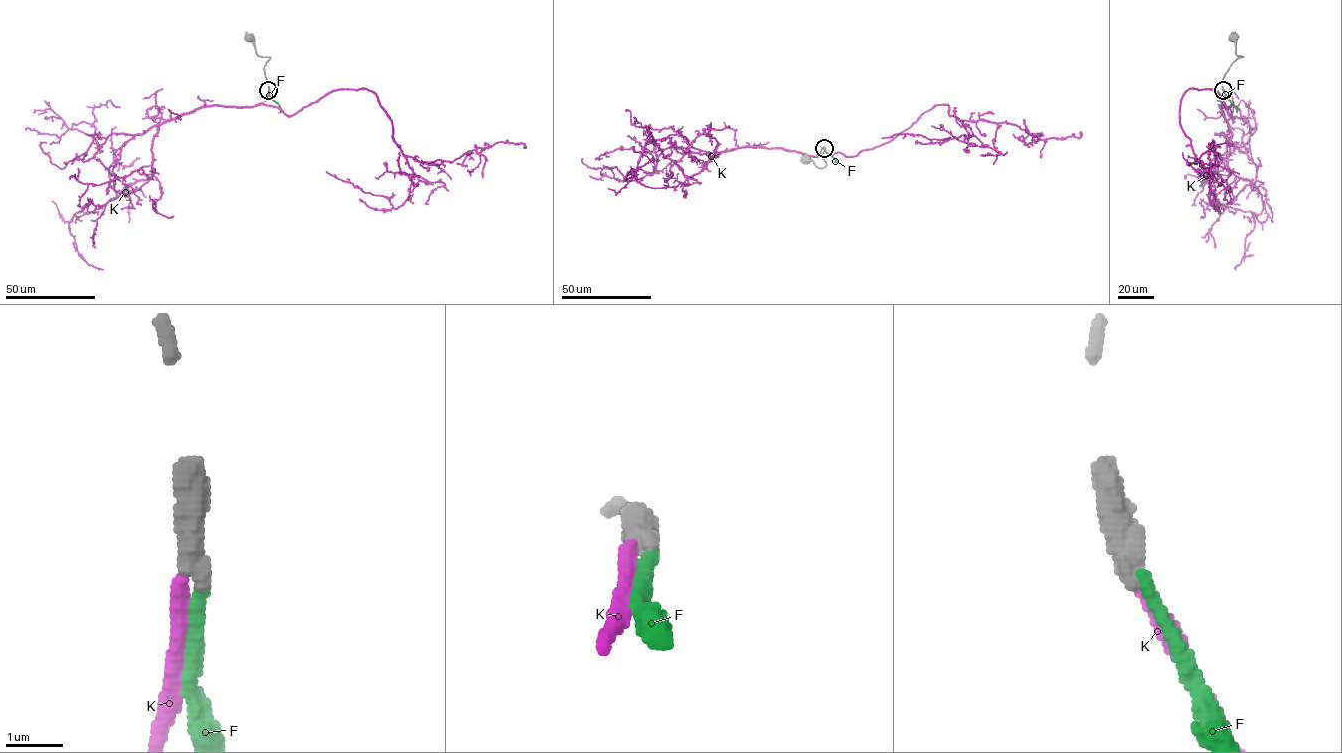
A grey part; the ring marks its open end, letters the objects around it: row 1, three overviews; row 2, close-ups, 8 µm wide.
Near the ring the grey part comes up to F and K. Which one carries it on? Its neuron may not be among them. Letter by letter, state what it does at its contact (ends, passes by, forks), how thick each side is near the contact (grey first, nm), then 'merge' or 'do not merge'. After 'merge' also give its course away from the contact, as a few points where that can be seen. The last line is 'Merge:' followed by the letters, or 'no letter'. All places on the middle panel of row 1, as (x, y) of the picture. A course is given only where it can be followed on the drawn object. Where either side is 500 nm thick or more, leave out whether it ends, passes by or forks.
F: it ends; calibres 480 and 240 nm; do not merge
K: it ends; calibres 480 and 280 nm; merge; course (825, 148), (819, 156), (763, 147), (708, 152), (688, 176), (650, 135), (625, 179), (659, 160)
Merge: K

